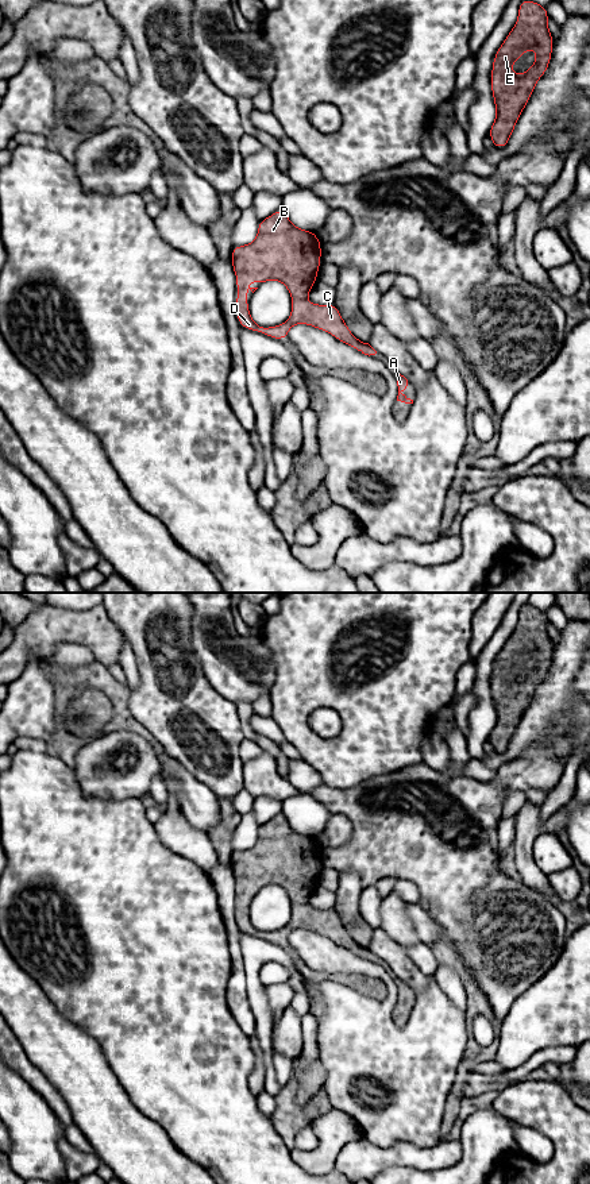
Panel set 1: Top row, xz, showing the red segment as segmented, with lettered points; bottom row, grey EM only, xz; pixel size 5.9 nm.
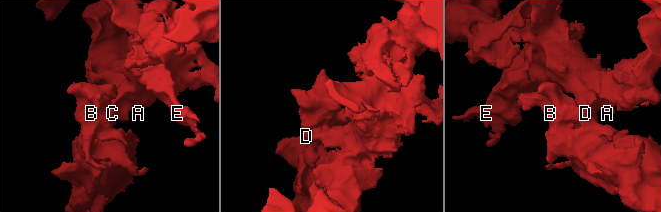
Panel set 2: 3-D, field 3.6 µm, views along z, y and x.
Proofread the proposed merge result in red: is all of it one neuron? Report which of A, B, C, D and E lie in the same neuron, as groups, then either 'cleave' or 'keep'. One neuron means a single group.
groups A B C D E; keep

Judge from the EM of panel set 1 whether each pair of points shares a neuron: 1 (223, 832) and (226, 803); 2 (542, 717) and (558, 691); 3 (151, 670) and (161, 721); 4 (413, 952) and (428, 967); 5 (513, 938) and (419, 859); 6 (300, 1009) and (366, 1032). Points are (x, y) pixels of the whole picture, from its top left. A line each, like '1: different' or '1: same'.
1: same
2: same
3: same
4: same
5: same
6: different

